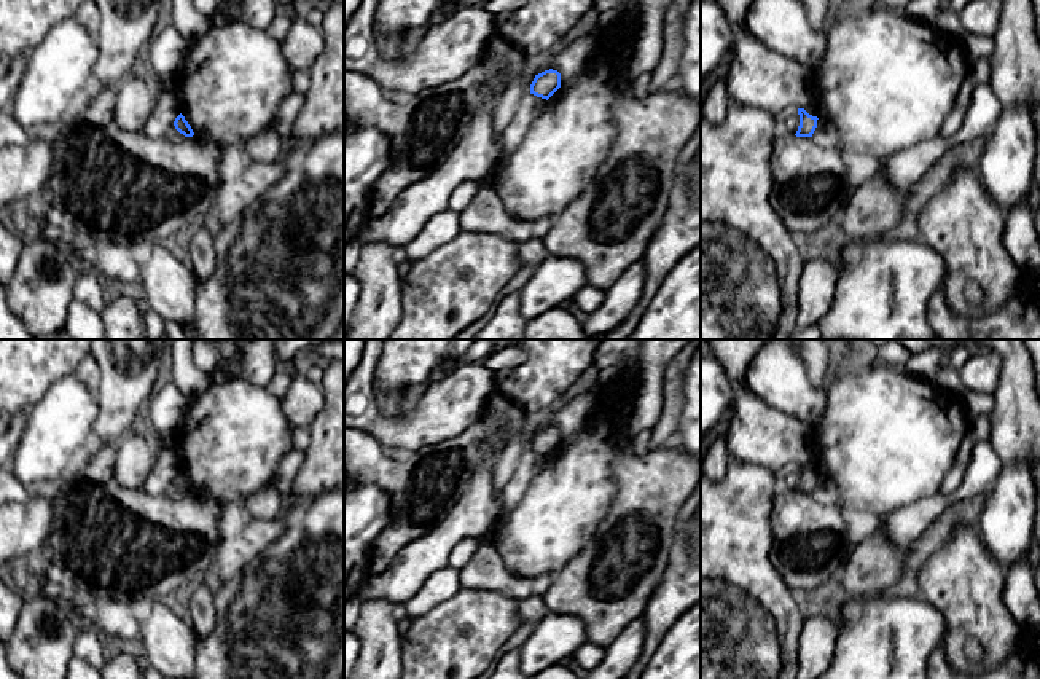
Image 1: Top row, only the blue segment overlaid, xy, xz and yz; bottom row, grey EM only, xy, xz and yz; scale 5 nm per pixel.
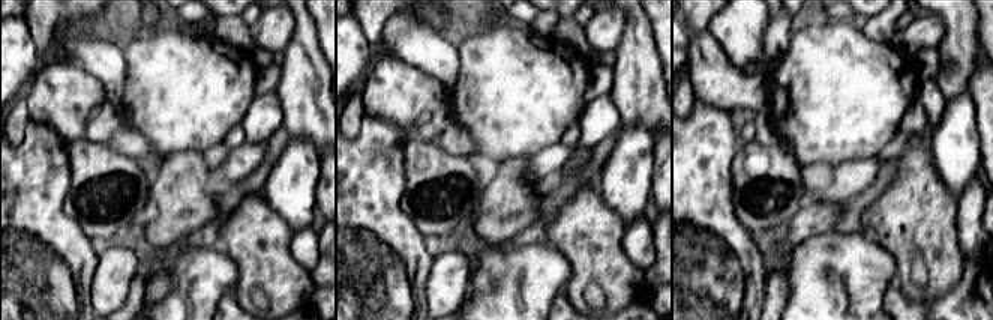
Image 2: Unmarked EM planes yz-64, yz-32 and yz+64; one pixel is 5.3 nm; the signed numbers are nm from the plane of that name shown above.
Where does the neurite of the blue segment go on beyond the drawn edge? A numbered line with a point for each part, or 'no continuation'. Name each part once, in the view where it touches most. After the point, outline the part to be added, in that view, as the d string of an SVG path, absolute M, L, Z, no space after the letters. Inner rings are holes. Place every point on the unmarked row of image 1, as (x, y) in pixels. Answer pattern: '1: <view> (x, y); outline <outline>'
1: yz (825, 491); outline M819 473L817 485L812 491L812 496L825 505L839 505L841 496L838 493L836 483L823 473Z

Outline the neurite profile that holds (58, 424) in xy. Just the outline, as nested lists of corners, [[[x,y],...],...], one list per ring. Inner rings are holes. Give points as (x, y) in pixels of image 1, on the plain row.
[[[75,375],[56,381],[27,413],[10,469],[29,488],[64,478],[97,418],[96,394]]]

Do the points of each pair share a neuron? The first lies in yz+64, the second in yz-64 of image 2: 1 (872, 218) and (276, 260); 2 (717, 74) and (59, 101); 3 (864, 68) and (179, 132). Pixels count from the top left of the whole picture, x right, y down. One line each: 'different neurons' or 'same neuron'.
1: same neuron
2: same neuron
3: same neuron

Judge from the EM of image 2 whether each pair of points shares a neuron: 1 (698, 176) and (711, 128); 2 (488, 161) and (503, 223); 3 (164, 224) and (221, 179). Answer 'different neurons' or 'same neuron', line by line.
1: same neuron
2: different neurons
3: different neurons

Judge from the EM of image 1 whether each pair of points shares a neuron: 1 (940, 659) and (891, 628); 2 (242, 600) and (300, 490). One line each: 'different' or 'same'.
1: different
2: different

